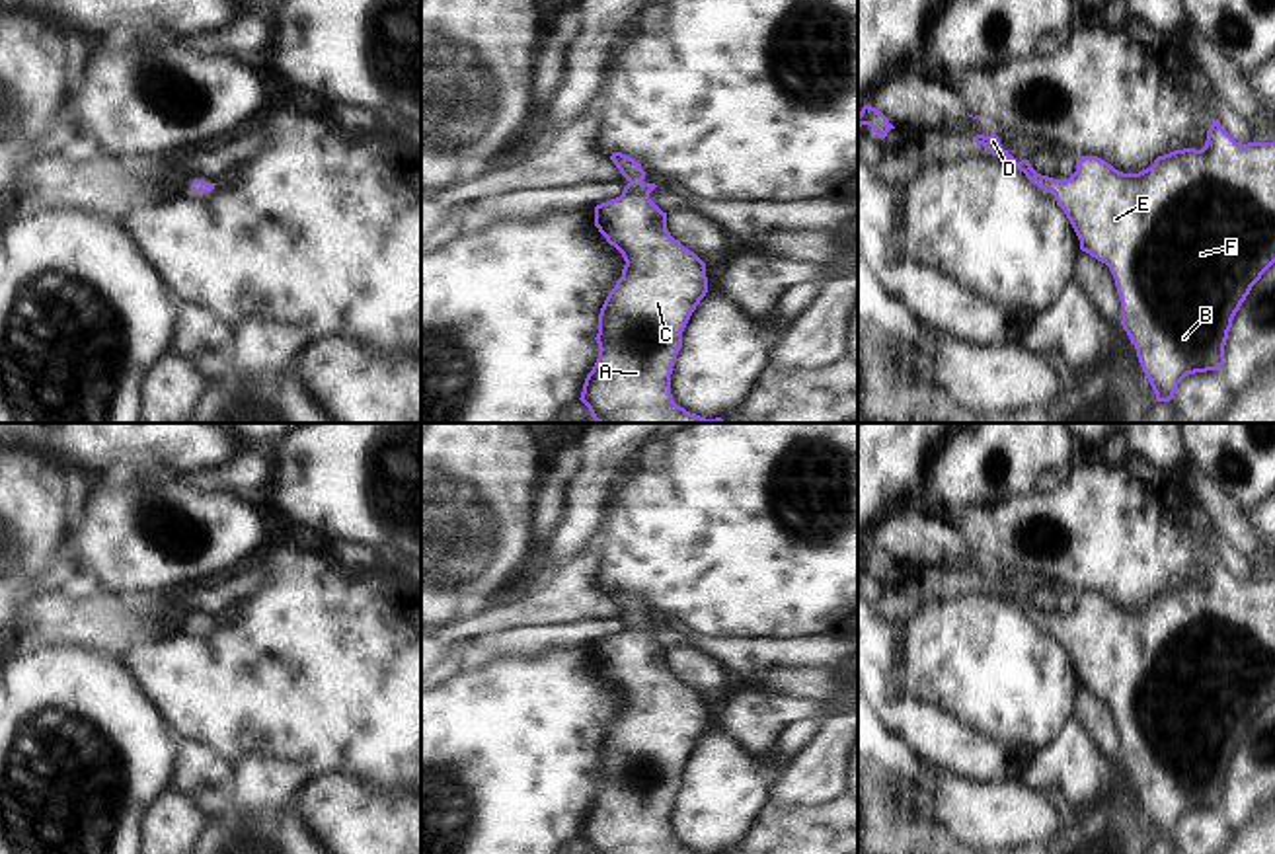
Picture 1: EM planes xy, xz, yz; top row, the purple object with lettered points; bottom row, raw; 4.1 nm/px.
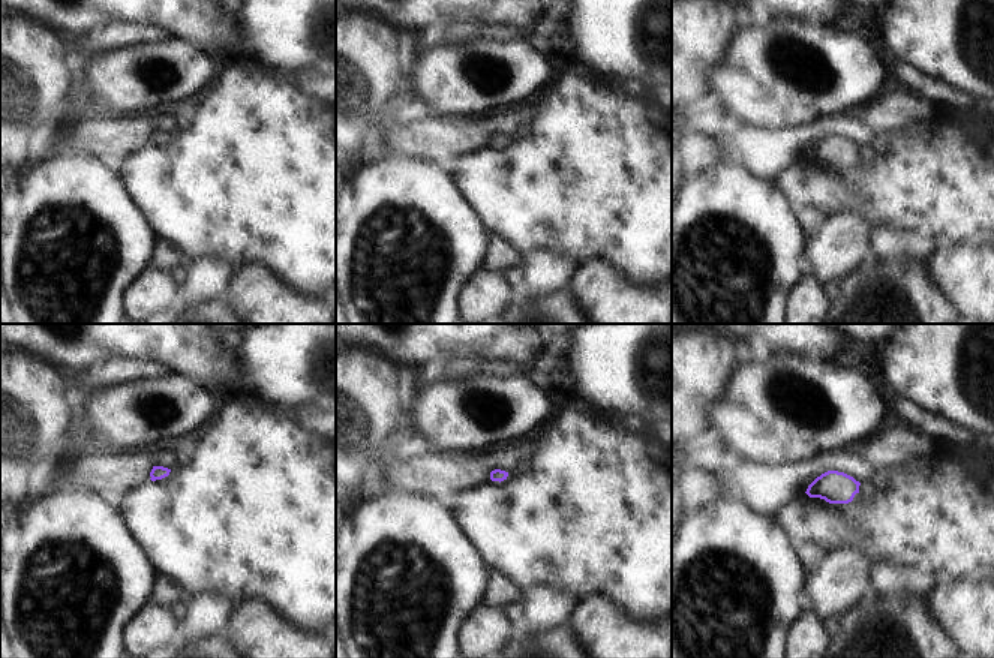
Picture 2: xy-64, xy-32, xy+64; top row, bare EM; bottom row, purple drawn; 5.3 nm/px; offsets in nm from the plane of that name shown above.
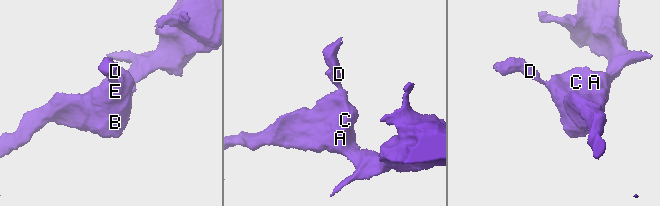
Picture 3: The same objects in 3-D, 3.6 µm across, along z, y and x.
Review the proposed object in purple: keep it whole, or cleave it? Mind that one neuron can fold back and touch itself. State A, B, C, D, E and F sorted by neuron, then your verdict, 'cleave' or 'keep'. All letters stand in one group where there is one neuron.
A B C D E F | keep

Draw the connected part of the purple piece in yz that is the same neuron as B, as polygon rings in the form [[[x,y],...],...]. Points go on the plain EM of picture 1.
[[[1213,560],[1201,587],[1174,587],[1139,610],[1123,610],[1098,593],[1080,593],[1068,616],[1053,616],[1037,610],[1029,597],[1018,599],[994,569],[973,577],[1016,602],[1045,630],[1053,630],[1080,677],[1080,686],[1109,704],[1121,737],[1121,762],[1137,786],[1156,838],[1170,838],[1187,811],[1222,805],[1232,757],[1252,723],[1275,700],[1275,579],[1240,581]]]

